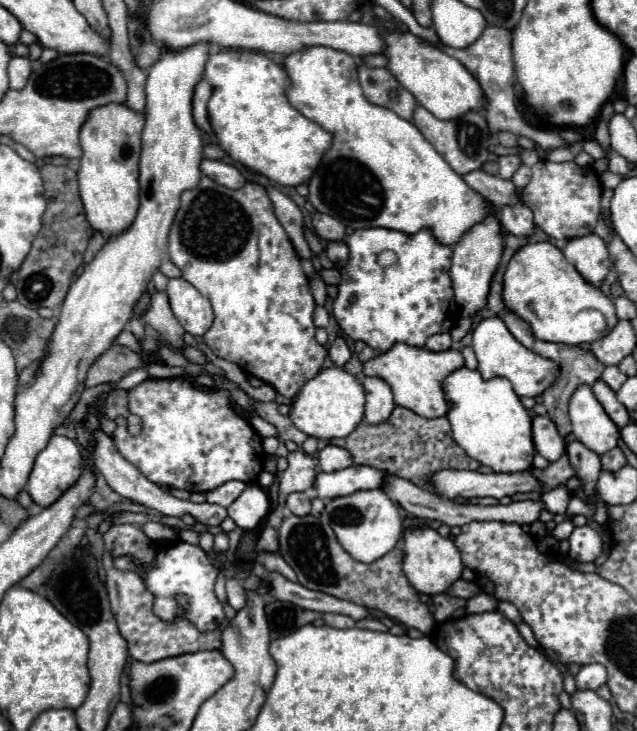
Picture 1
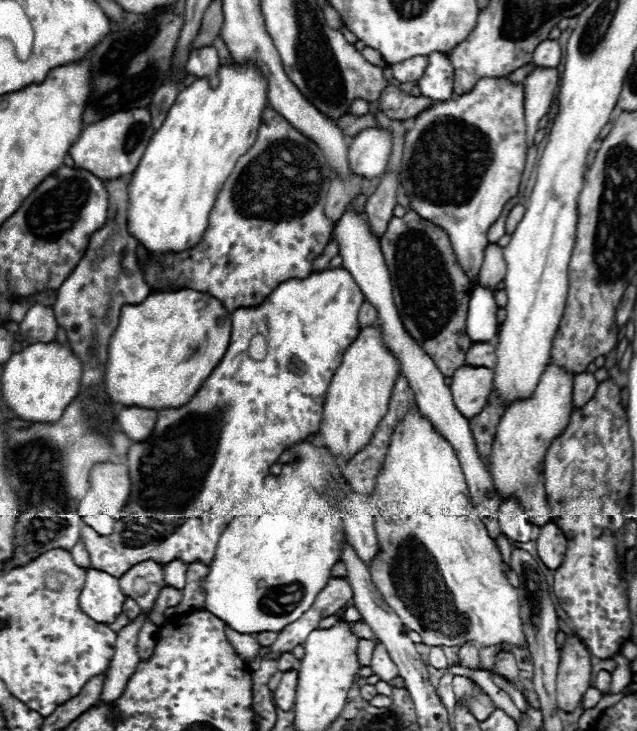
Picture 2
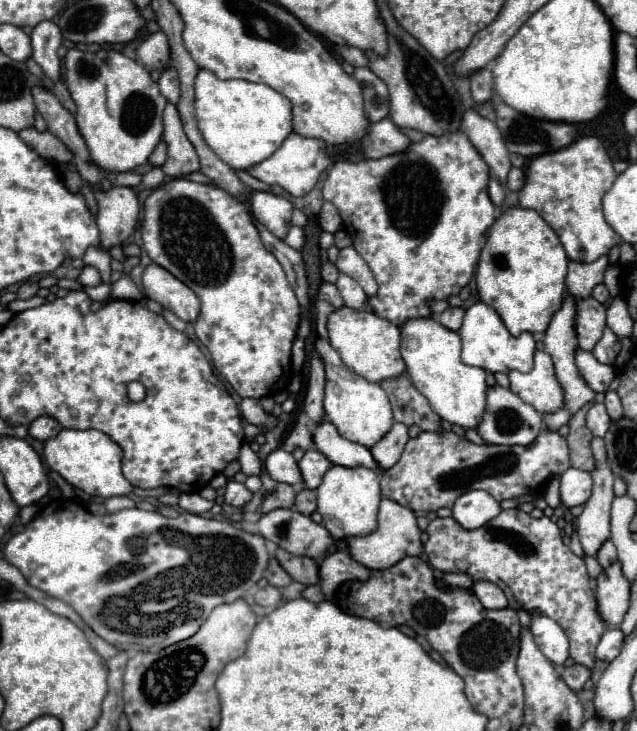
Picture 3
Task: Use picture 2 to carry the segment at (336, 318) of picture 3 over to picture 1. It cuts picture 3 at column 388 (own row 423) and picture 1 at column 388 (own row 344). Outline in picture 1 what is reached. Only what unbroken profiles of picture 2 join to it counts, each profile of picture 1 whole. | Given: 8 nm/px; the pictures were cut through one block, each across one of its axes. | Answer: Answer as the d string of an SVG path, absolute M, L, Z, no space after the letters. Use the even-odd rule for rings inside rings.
M396 342L388 352L376 354L374 358L366 360L362 364L364 376L376 376L382 378L394 394L394 402L398 406L404 406L420 416L426 418L440 418L448 412L448 402L442 394L442 380L448 376L448 372L454 372L456 368L464 366L464 358L458 350L444 350L444 352L432 352L428 348L416 348L402 342Z

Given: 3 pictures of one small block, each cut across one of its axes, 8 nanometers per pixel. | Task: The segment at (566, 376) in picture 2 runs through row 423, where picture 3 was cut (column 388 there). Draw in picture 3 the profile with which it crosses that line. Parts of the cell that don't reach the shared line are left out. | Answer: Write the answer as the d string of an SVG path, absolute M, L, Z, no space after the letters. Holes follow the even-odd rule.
M382 500L380 512L378 512L378 530L368 536L348 538L346 542L348 542L348 552L356 562L360 562L370 570L386 570L408 556L420 556L424 552L420 538L422 538L422 532L416 524L414 512L392 500Z

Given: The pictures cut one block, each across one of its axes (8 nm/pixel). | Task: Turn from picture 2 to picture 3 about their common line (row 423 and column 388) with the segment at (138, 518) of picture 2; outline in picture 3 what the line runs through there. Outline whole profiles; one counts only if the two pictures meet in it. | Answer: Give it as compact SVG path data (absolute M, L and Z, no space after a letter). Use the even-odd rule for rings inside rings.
M464 132L442 138L426 136L406 152L378 160L336 160L332 164L322 188L324 200L338 208L352 246L370 266L378 282L378 292L368 298L368 306L376 316L396 326L416 318L430 318L432 300L448 300L472 280L480 250L486 244L486 232L494 224L494 204L486 190L488 172L488 166Z

